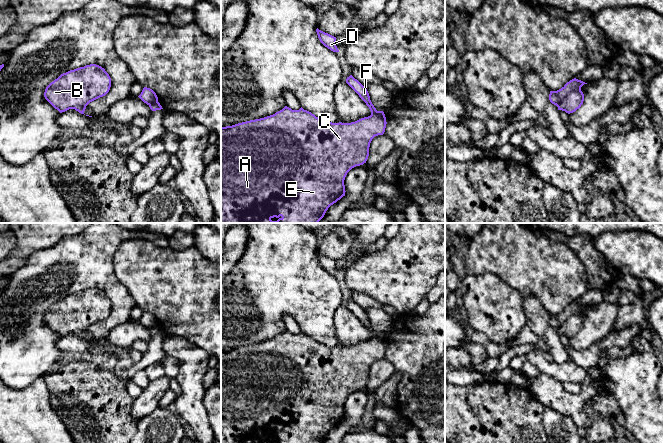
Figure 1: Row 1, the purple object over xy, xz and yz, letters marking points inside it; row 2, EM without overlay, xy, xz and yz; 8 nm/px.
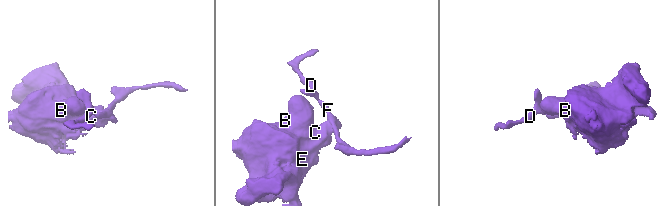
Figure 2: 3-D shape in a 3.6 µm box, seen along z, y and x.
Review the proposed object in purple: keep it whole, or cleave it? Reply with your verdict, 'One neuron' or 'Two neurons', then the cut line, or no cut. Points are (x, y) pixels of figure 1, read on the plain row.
Two neurons. Split along yz (580, 314), (571, 314), (557, 330)

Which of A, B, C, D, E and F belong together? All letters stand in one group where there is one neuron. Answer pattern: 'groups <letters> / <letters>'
groups A B C E / D F

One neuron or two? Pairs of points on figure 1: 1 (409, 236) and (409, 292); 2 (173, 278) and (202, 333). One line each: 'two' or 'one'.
1: one
2: one

